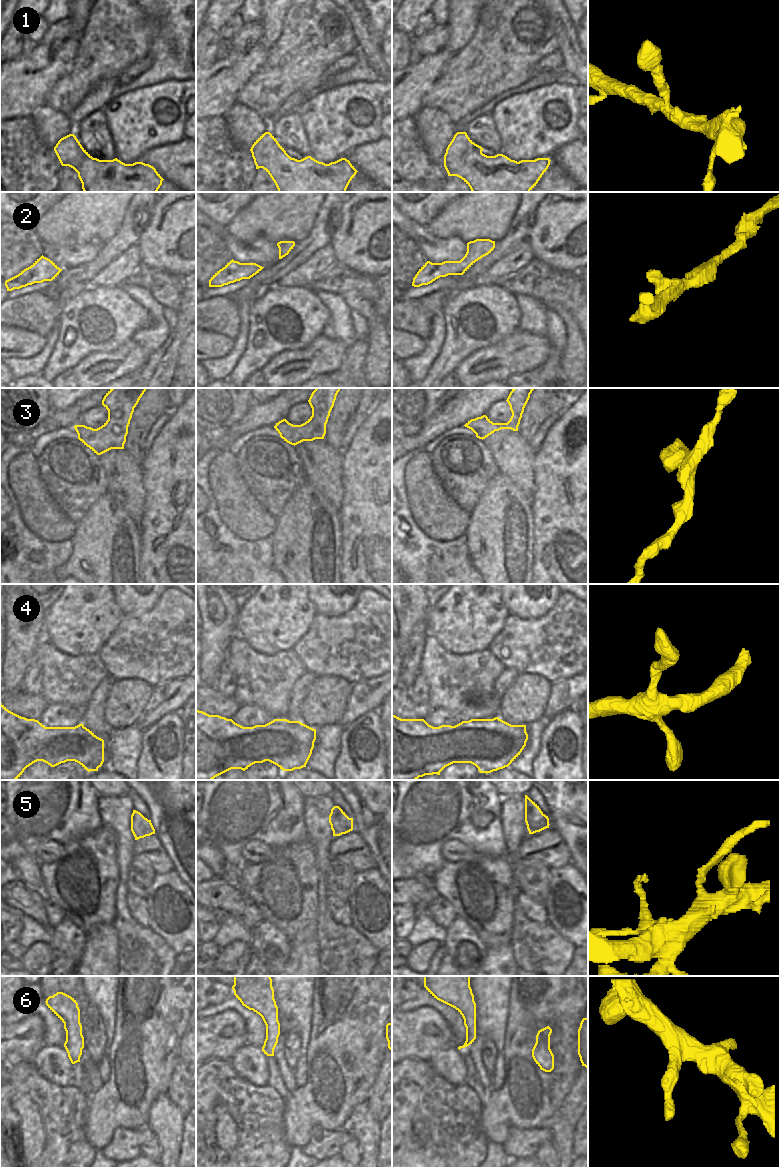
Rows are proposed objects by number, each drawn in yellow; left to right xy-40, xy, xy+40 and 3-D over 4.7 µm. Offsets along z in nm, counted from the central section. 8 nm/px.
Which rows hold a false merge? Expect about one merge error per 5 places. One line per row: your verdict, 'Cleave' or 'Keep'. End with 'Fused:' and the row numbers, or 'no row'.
1: Keep
2: Keep
3: Keep
4: Keep
5: Cleave
6: Keep
Fused: 5.

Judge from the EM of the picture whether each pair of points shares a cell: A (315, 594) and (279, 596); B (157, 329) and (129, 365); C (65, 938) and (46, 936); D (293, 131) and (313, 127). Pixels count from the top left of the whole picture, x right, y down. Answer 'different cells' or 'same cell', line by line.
A: different cells
B: different cells
C: different cells
D: different cells

